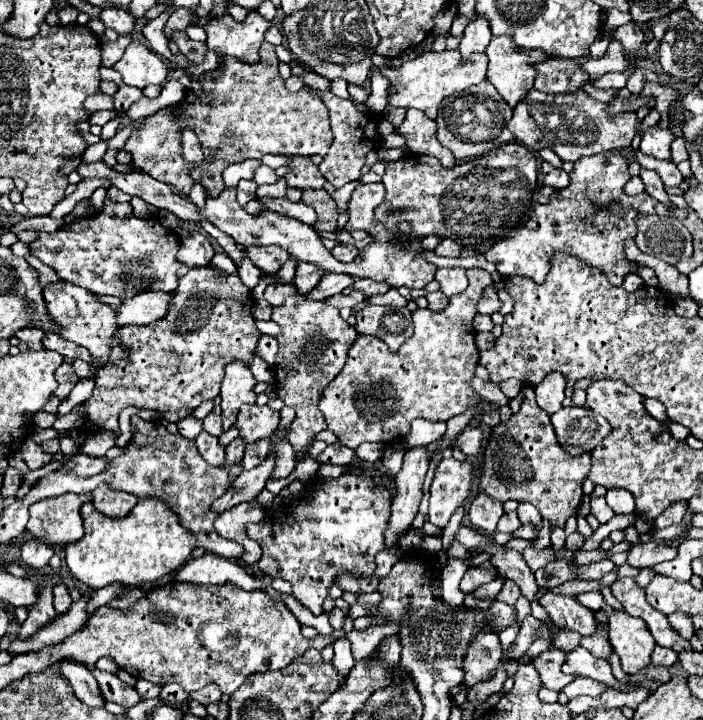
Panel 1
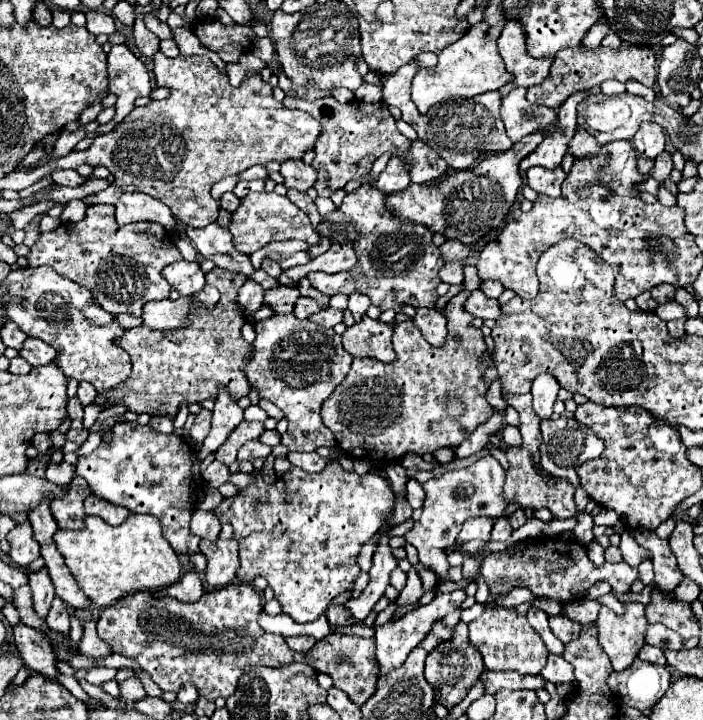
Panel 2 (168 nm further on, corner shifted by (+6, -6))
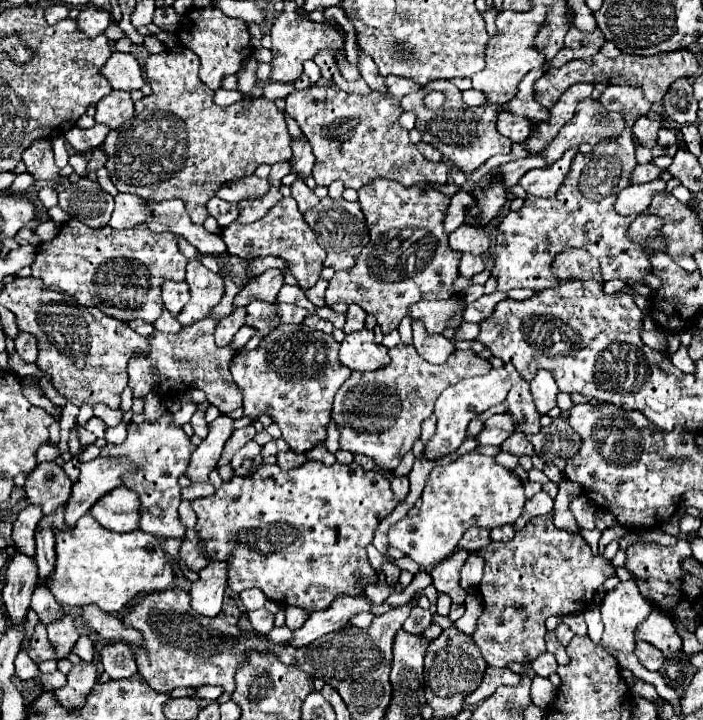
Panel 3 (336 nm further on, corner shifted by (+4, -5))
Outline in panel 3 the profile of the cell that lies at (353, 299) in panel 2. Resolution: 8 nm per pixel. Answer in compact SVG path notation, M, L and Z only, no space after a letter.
M350 305L348 307L348 313L346 313L346 325L344 325L344 333L352 333L352 331L360 331L364 329L364 319L366 319L366 313L362 307L358 305Z

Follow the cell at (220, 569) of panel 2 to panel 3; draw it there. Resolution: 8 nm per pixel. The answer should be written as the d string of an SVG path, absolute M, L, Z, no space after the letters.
M210 561L198 575L200 579L190 587L190 607L204 617L216 617L222 611L226 565L222 561Z

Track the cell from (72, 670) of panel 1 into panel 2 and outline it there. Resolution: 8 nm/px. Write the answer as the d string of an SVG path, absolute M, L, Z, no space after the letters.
M18 624L18 626L14 626L14 640L16 640L16 646L18 646L20 654L24 656L24 664L28 668L32 668L34 672L40 672L42 676L46 676L50 680L60 676L60 672L56 668L58 660L54 658L52 640L46 638L42 630Z

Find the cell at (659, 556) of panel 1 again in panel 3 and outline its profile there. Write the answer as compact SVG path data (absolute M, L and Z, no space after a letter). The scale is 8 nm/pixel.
M554 511L546 515L532 517L522 531L516 531L514 539L508 543L490 543L486 549L478 551L478 557L484 559L484 577L478 585L482 595L484 611L478 619L474 641L482 651L482 657L492 667L508 667L508 663L522 663L524 657L530 661L546 651L545 622L552 615L570 615L582 613L594 599L596 589L612 575L616 575L614 565L604 557L592 557L590 545L586 539L580 539L580 531L566 531L554 525Z

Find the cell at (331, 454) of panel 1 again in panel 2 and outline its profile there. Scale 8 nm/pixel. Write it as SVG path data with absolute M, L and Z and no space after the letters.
M290 452L288 460L306 472L320 472L326 466L326 458L318 456L316 452Z

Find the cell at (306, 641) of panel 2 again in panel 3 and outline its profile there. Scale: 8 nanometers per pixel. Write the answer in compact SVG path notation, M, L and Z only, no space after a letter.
M284 625L284 627L274 627L270 633L268 633L268 637L276 643L276 645L280 645L280 643L284 643L284 641L288 641L290 637L292 637L292 631Z

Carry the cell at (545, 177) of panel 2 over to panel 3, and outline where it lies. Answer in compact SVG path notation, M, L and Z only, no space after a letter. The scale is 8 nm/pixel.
M568 149L554 165L550 167L544 167L544 169L532 169L528 171L522 179L520 179L520 185L524 187L524 191L528 195L534 195L534 197L554 197L558 187L562 185L568 169L570 169L570 163L572 163L572 157L578 153L578 149Z

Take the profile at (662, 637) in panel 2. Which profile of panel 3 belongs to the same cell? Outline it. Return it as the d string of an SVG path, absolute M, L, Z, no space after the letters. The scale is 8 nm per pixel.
M652 611L636 629L634 635L638 641L646 641L660 649L666 657L672 653L678 653L682 649L682 639L678 637L674 623L670 617L666 617L662 611Z

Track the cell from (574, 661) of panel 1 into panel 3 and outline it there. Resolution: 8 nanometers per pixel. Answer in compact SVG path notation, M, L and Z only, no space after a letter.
M548 651L542 653L542 657L536 657L534 661L530 661L530 667L532 667L532 671L534 671L536 675L540 675L540 677L548 677L550 673L554 673L554 671L558 669L554 655L548 653Z

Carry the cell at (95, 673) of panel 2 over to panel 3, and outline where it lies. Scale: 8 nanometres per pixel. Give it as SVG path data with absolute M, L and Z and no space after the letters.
M36 625L36 631L30 639L30 645L28 645L28 657L34 661L34 663L42 663L46 659L54 659L56 653L54 649L50 647L48 643L48 637L46 637L46 627L44 625Z

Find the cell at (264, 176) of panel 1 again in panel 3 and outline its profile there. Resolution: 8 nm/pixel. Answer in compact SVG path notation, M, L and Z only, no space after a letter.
M270 187L270 191L266 193L266 197L262 199L254 199L254 201L240 201L240 215L238 215L238 223L248 225L254 223L258 219L262 219L278 201L282 199L282 193L276 187Z

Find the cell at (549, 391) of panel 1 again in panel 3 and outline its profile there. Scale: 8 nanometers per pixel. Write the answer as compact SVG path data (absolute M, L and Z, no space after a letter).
M538 371L534 381L530 381L530 391L532 391L538 413L544 415L556 407L558 387L556 387L556 381L550 371Z

